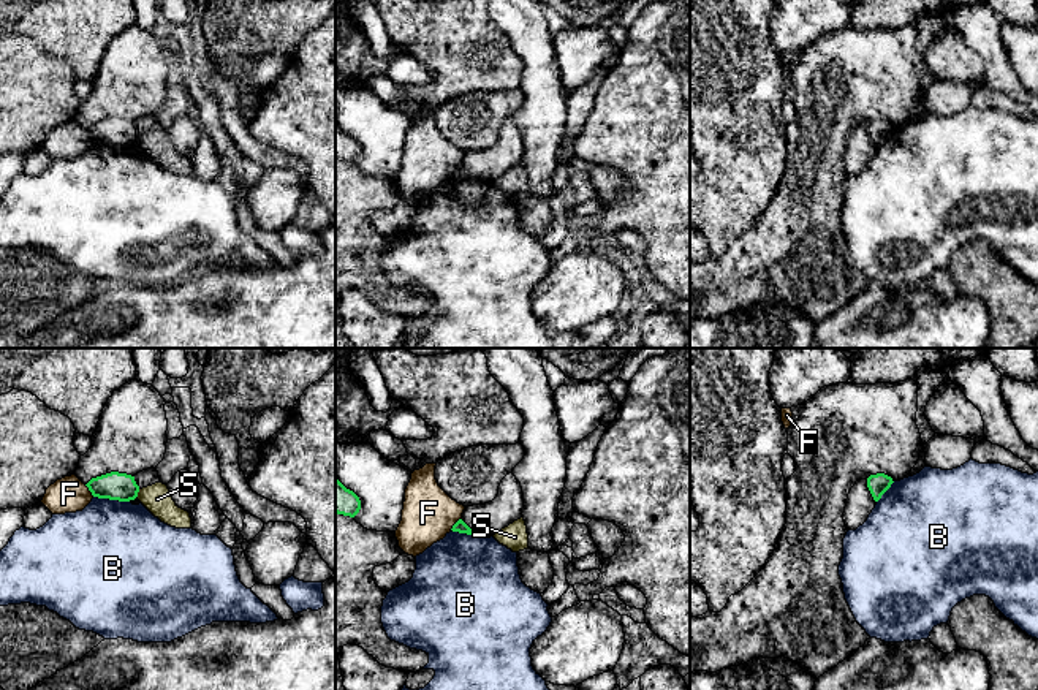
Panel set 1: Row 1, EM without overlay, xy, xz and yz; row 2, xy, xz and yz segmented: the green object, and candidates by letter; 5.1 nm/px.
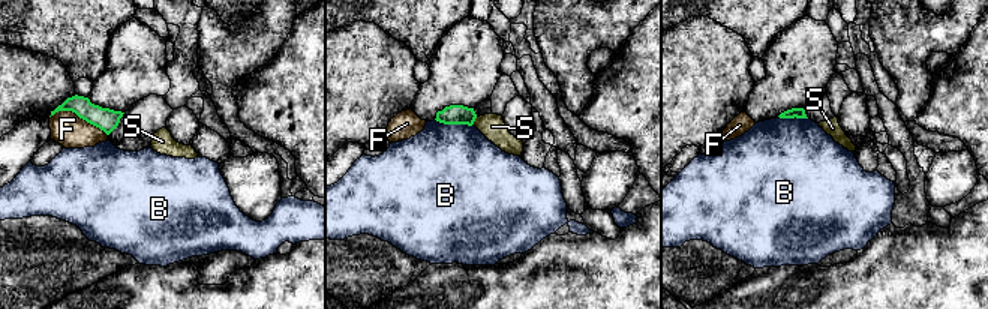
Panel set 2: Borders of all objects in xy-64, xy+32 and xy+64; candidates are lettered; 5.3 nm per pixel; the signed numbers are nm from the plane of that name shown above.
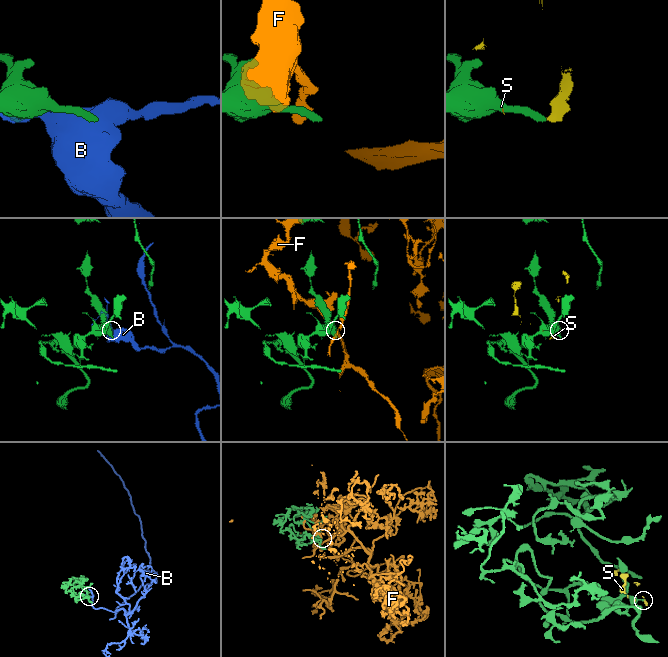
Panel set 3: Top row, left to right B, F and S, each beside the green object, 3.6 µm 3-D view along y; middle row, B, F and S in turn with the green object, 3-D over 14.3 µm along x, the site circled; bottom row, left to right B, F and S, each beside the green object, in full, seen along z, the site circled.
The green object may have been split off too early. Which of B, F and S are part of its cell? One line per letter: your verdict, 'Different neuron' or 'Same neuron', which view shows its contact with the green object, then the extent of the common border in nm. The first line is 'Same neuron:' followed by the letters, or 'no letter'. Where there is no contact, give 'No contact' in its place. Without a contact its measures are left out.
Same neuron: no letter
B: Different neuron. Touches green in xy. Shared border 190 nm
F: Different neuron. Touches green in xz. Shared border 90 nm
S: Different neuron. Touches green in xy. Shared border 40 nm

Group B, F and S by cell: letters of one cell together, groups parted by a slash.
B / F / S

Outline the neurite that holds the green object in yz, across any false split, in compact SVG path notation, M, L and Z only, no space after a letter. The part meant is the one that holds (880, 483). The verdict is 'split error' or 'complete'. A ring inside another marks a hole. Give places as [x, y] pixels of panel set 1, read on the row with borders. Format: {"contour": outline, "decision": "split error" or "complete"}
{"contour": "M885 473L870 475L867 478L867 487L875 502L881 499L881 495L891 487L892 478Z", "decision": "complete"}

